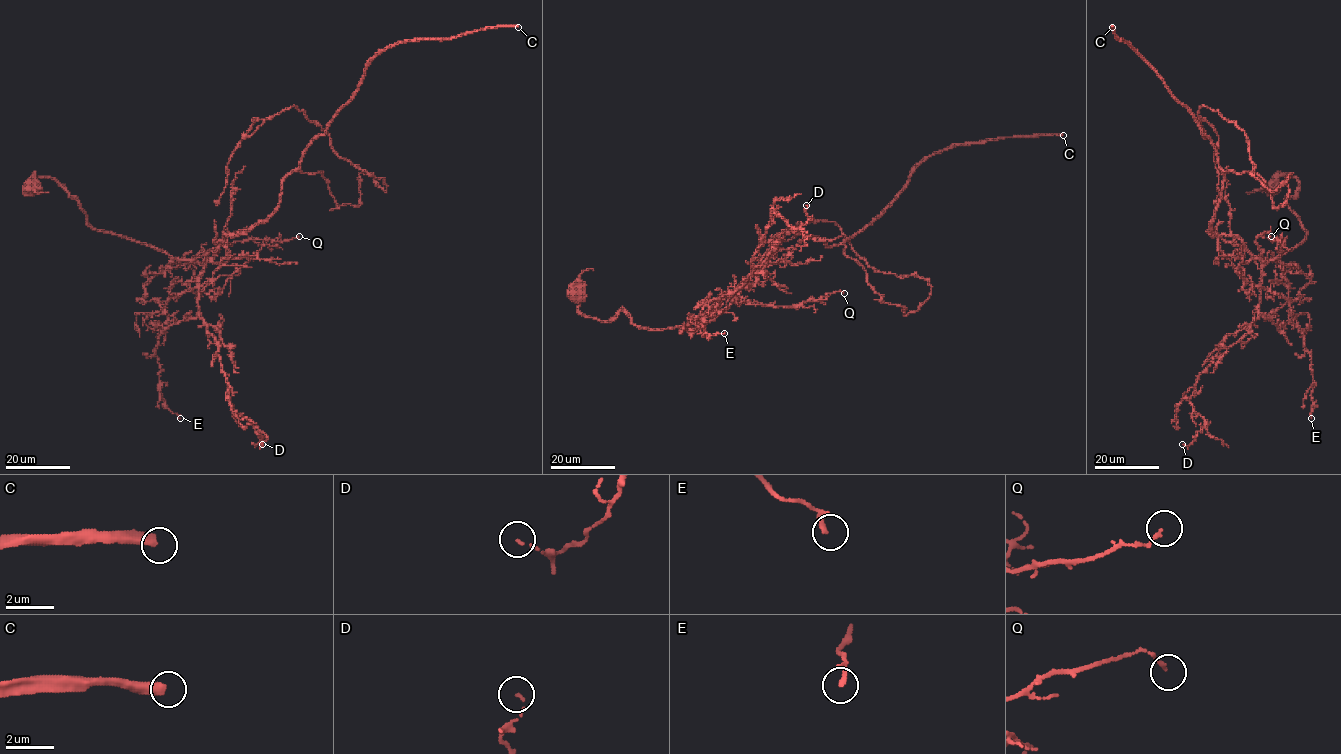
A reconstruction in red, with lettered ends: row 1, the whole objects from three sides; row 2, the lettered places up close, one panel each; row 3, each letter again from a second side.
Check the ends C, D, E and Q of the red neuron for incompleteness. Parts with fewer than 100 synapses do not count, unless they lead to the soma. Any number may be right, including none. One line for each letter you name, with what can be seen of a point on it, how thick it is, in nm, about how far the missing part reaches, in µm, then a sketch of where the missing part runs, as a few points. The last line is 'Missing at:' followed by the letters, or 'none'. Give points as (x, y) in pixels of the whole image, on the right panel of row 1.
C: (1112, 27) | 440 nm | 250 µm | (1112, 27), (1097, 32), (1108, 16), (1125, 20), (1182, 103), (1264, 163), (1268, 205), (1207, 213)
Missing at: C

